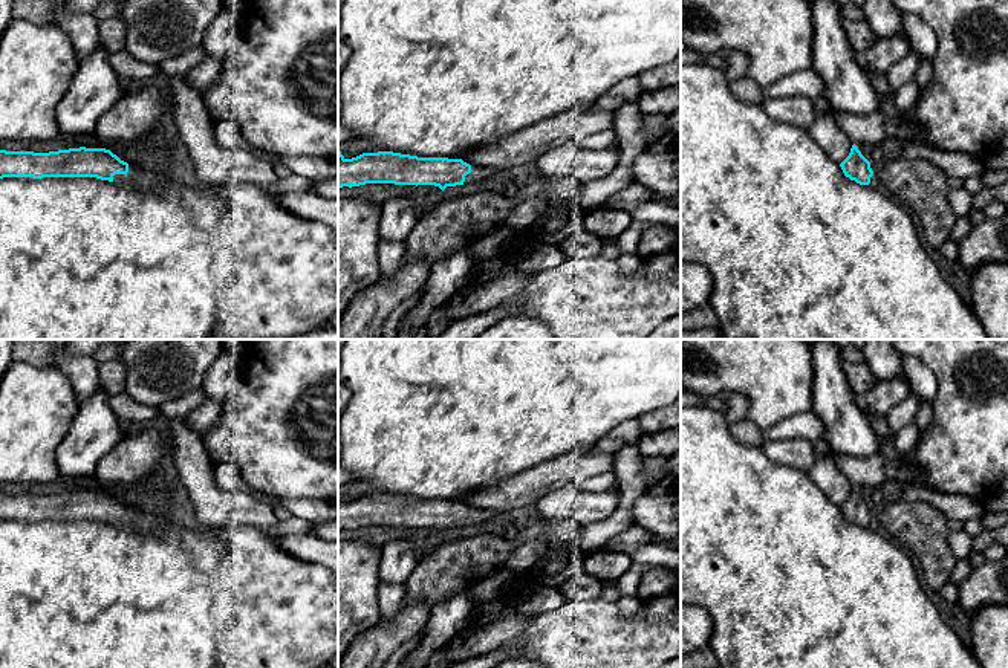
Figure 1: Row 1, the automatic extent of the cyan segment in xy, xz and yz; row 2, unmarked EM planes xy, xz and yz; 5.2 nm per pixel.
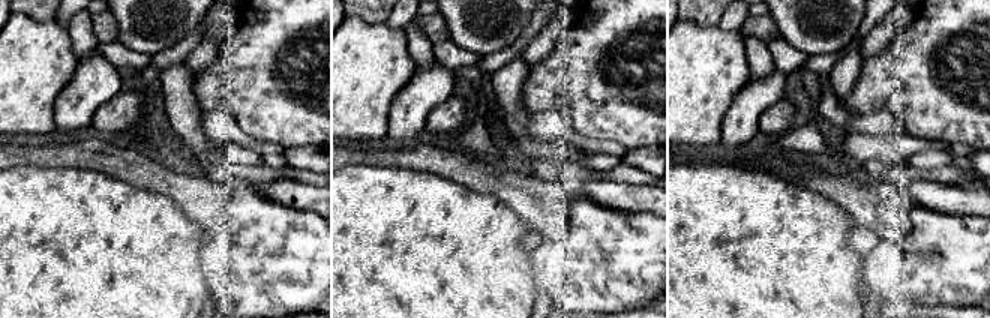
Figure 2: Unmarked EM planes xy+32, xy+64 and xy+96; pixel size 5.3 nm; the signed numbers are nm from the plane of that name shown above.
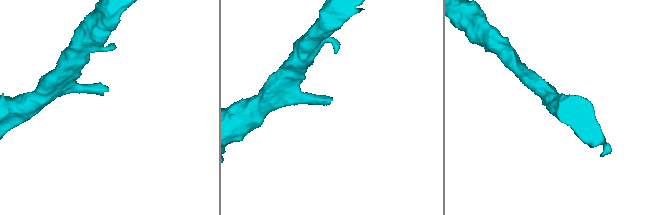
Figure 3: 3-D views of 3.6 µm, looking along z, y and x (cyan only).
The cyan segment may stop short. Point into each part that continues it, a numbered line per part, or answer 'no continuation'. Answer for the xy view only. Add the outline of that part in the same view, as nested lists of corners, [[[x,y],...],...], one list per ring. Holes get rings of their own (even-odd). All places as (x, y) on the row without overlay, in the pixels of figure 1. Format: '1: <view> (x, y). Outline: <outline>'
1: xy (146, 523). Outline: [[[128,507],[127,517],[115,517],[113,524],[128,526],[142,535],[167,535],[171,532],[171,523],[159,518],[154,514]]]

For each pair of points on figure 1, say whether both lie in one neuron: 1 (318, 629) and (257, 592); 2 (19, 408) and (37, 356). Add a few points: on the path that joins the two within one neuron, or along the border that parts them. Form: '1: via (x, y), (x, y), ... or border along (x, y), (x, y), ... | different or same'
1: via (303, 618), (286, 618), (273, 604) | same
2: border along (16, 359), (25, 364), (52, 367) | different

